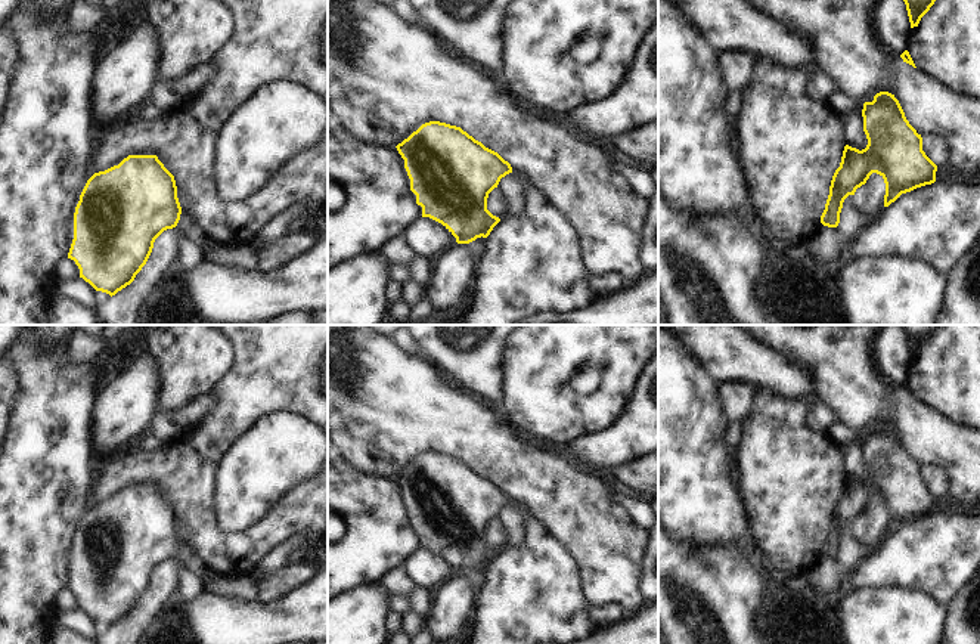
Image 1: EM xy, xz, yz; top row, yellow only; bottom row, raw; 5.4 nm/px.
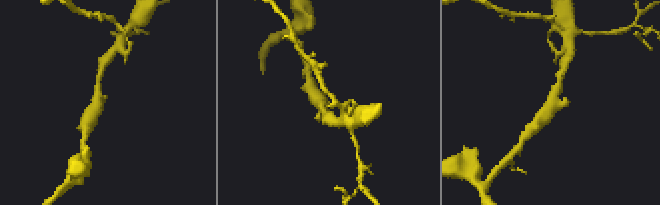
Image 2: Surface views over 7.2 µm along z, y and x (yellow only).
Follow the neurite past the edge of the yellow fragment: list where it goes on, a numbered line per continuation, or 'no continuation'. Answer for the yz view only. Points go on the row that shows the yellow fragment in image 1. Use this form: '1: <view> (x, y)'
no continuation

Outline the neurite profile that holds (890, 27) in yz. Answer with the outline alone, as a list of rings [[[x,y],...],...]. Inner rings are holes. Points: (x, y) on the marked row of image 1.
[[[877,0],[871,15],[874,41],[886,52],[900,56],[909,46],[911,22],[903,0]]]

